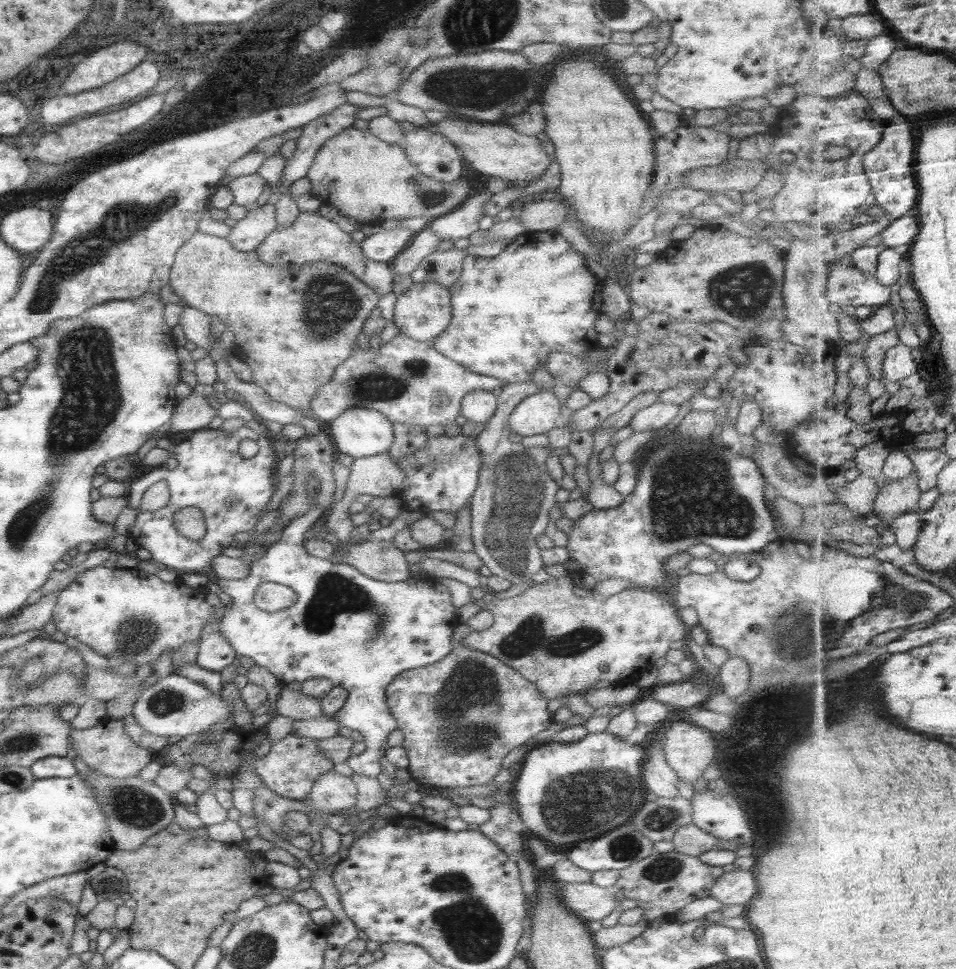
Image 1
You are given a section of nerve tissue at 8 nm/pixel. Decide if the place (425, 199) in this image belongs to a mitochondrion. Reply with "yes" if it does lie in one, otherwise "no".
yes

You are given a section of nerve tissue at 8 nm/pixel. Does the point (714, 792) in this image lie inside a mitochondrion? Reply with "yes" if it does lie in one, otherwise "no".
no

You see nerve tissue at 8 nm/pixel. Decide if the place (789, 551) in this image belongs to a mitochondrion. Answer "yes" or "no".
no

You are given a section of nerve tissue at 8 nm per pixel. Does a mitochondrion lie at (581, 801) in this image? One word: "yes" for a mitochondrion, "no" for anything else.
yes

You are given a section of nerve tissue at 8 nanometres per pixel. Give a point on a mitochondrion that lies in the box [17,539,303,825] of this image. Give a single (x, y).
(136, 634)

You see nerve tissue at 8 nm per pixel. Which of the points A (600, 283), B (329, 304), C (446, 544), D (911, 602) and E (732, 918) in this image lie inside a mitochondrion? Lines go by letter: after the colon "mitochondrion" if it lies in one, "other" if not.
A: other
B: mitochondrion
C: other
D: mitochondrion
E: other

